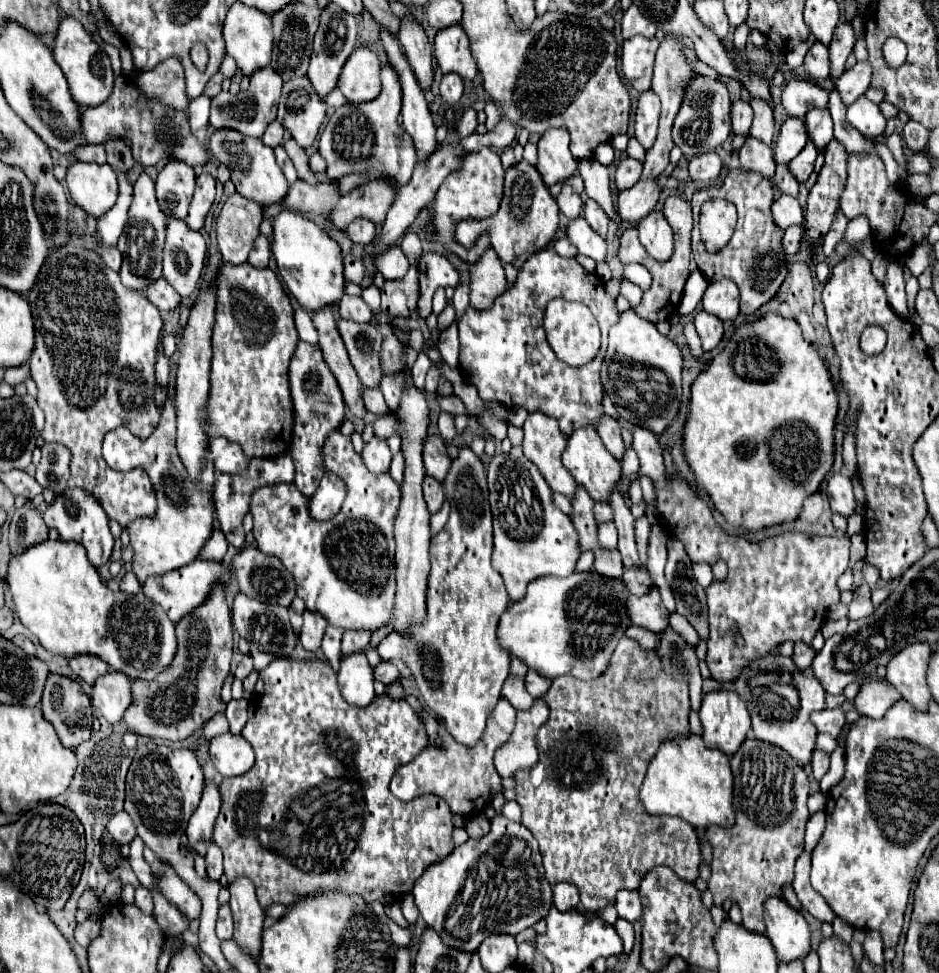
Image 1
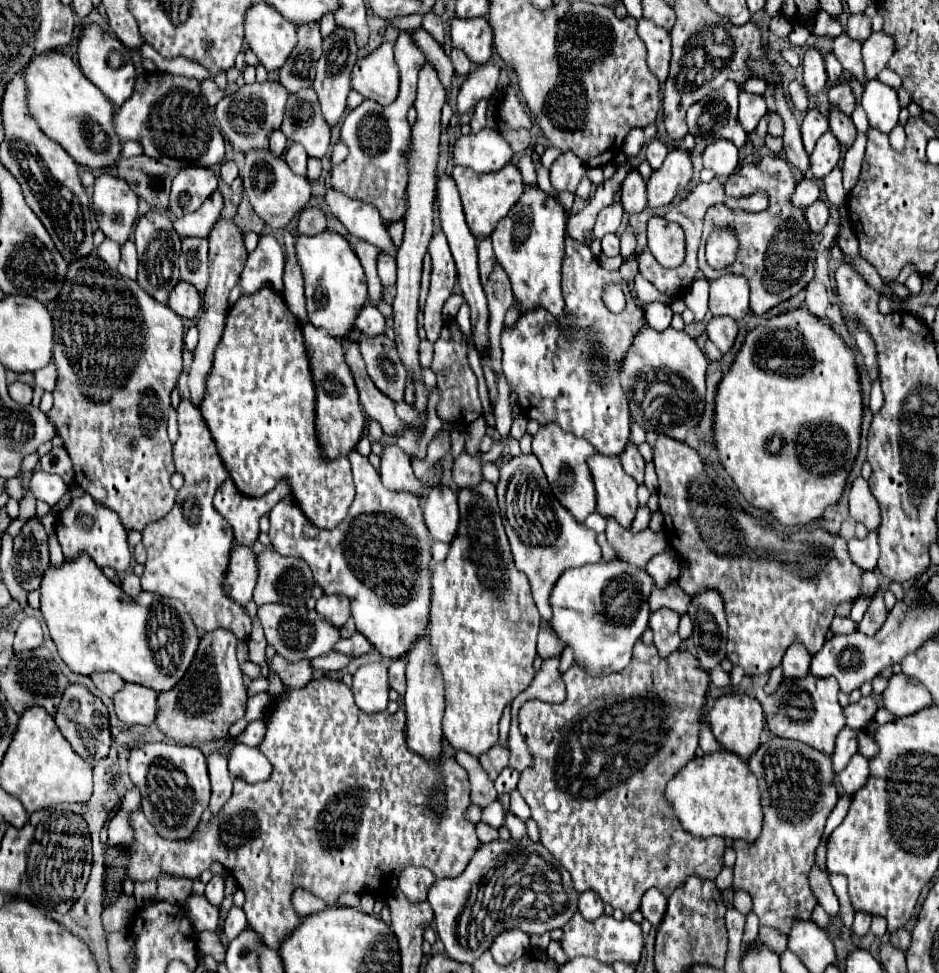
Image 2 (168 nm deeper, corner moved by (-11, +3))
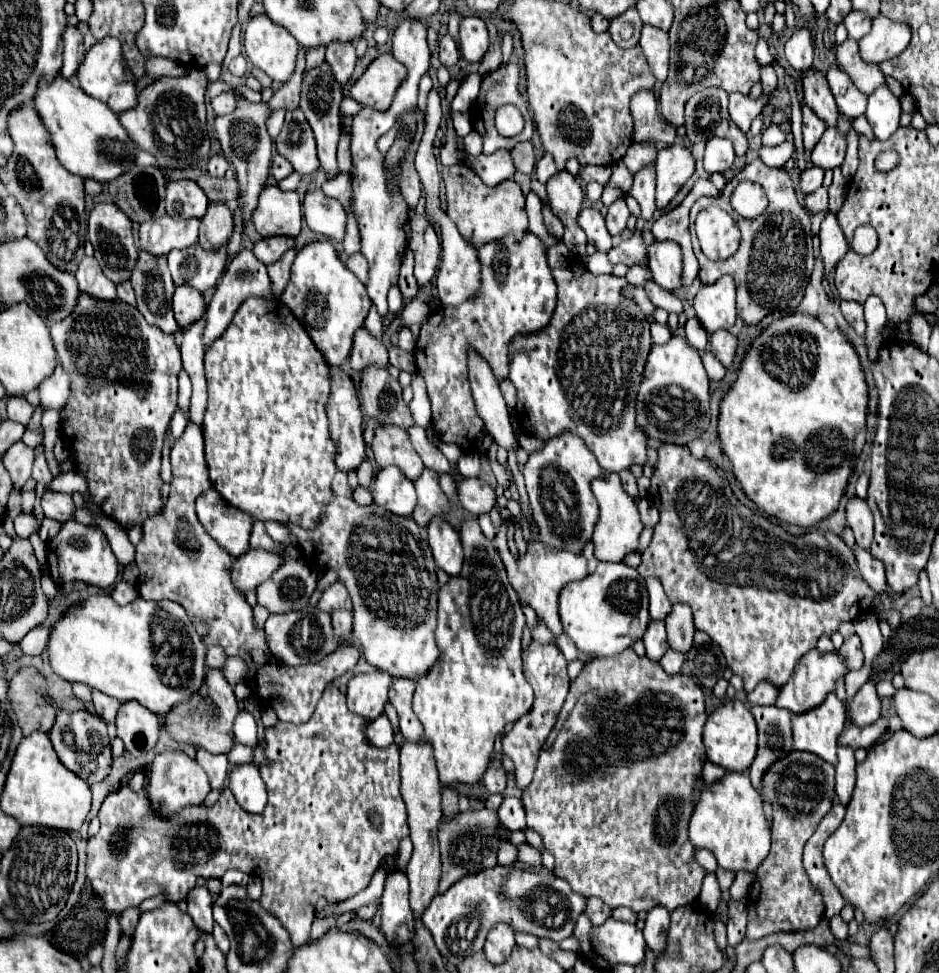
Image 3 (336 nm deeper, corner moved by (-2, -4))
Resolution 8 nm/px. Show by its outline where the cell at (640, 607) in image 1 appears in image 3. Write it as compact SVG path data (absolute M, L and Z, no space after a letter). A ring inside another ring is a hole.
M650 620L648 630L644 634L644 646L646 646L646 656L654 662L658 662L664 652L668 650L668 642L666 642L666 628L662 620Z

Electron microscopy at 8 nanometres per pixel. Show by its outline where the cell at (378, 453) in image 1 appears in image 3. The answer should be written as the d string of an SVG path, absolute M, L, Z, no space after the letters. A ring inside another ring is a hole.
M386 466L384 470L376 472L372 482L372 496L376 504L398 516L412 516L416 506L414 484L408 482L408 478L404 478L396 466Z

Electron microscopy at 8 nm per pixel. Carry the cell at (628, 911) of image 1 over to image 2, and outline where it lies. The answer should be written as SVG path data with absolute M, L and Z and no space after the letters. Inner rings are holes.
M657 889L647 891L641 899L641 911L643 911L645 919L649 923L653 923L653 927L659 927L659 923L665 917L665 911L667 911L667 897Z

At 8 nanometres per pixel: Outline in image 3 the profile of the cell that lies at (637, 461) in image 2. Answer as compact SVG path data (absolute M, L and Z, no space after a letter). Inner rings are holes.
M622 470L622 472L618 472L618 474L620 474L620 478L622 478L622 486L624 486L624 490L628 492L628 496L632 496L632 498L638 500L638 486L636 486L634 474L632 474L630 470Z

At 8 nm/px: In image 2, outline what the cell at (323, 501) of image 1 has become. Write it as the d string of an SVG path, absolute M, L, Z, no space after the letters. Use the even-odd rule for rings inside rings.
M261 289L253 295L243 295L239 297L239 301L233 305L233 309L227 315L225 321L225 331L223 337L215 349L215 359L213 359L213 369L209 373L207 379L207 395L201 403L201 413L205 417L207 427L211 429L213 441L217 443L217 451L221 455L221 461L225 463L225 469L229 473L229 477L233 479L235 487L247 495L247 497L263 497L265 493L269 493L279 481L285 481L291 489L291 497L293 501L301 507L301 511L305 513L305 517L319 529L333 529L337 527L337 523L341 523L341 519L347 515L353 495L355 495L355 487L353 487L353 475L351 475L351 465L347 457L337 457L337 459L329 459L323 455L319 443L317 443L317 431L315 431L315 385L313 385L313 377L311 377L311 367L309 367L309 359L307 359L307 349L303 343L303 325L301 321L287 309L283 297L271 289Z

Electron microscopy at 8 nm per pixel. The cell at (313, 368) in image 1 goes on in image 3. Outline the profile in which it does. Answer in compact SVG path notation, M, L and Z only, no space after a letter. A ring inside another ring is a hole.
M330 368L330 400L326 404L326 412L328 412L328 420L330 420L330 436L336 444L336 466L338 470L352 470L358 468L360 462L366 456L366 444L362 438L362 410L358 404L358 396L356 396L356 386L352 382L352 378L342 372L340 368Z

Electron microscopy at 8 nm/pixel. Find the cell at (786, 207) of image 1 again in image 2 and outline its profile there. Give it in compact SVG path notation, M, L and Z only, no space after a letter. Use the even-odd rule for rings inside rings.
M805 177L805 179L801 179L801 183L797 185L797 189L793 193L793 205L801 207L805 211L809 207L809 203L819 199L819 195L821 195L821 185L817 183L817 179Z

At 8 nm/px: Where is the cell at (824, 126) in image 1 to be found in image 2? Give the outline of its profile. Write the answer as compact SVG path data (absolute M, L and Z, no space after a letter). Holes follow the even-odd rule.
M837 81L831 89L829 89L829 103L831 105L837 105L841 111L845 111L845 115L851 115L853 109L855 109L855 95L853 95L853 89L849 85L849 81Z

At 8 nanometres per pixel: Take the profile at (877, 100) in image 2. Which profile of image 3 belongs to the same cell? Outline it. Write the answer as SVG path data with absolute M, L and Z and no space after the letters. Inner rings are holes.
M886 86L876 88L868 96L866 120L872 126L872 130L874 130L878 140L886 140L898 128L900 102Z

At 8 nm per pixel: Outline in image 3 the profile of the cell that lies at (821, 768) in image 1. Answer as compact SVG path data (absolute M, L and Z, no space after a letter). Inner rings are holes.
M878 718L872 726L866 726L866 728L858 728L858 726L848 726L840 738L838 738L838 744L840 746L848 746L852 750L858 750L858 748L870 748L888 728L888 720L886 718Z

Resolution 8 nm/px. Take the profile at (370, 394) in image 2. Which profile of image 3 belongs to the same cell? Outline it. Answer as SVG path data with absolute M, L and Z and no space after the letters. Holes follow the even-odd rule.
M376 426L374 428L374 460L380 468L398 466L410 480L416 480L422 470L422 458L412 448L406 430L396 430L396 426Z

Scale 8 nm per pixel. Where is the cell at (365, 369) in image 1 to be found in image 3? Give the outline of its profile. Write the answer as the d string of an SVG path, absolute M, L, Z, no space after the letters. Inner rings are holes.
M366 366L364 374L360 374L360 398L362 410L368 418L378 420L378 424L396 424L400 428L414 424L412 414L402 400L398 378L382 366Z

